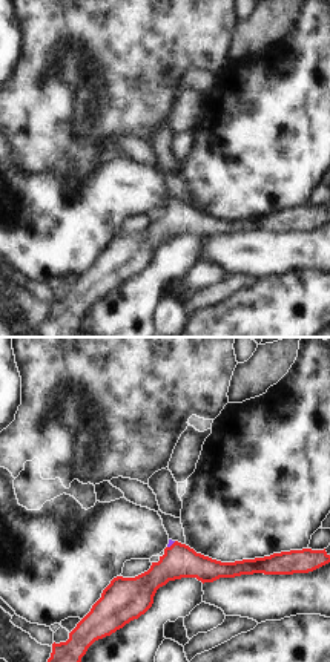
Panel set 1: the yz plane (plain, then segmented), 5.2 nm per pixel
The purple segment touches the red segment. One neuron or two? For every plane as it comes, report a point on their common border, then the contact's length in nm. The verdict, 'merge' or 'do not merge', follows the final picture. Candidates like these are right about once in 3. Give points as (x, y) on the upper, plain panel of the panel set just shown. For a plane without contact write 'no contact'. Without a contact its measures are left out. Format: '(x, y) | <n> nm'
(171, 201) | 60 nm

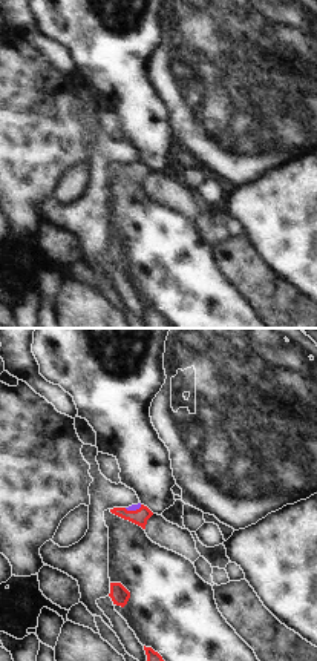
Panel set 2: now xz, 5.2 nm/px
(132, 166) | 100 nm

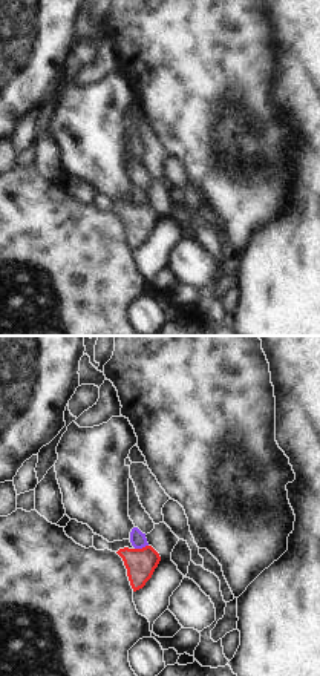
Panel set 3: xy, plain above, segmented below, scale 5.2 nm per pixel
(141, 204) | 80 nm

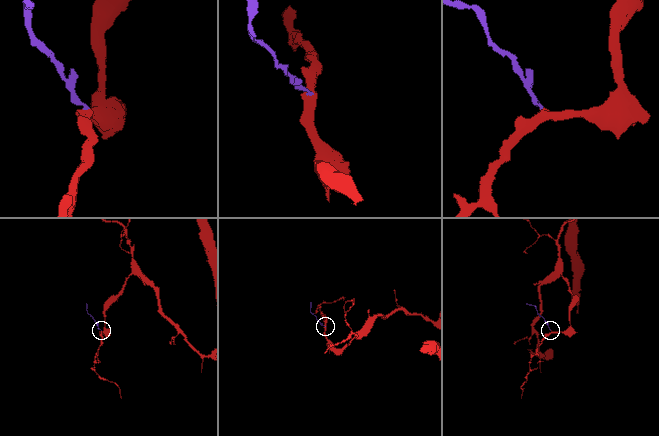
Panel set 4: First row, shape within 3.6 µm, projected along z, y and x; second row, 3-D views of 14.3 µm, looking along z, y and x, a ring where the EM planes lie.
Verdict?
merge

